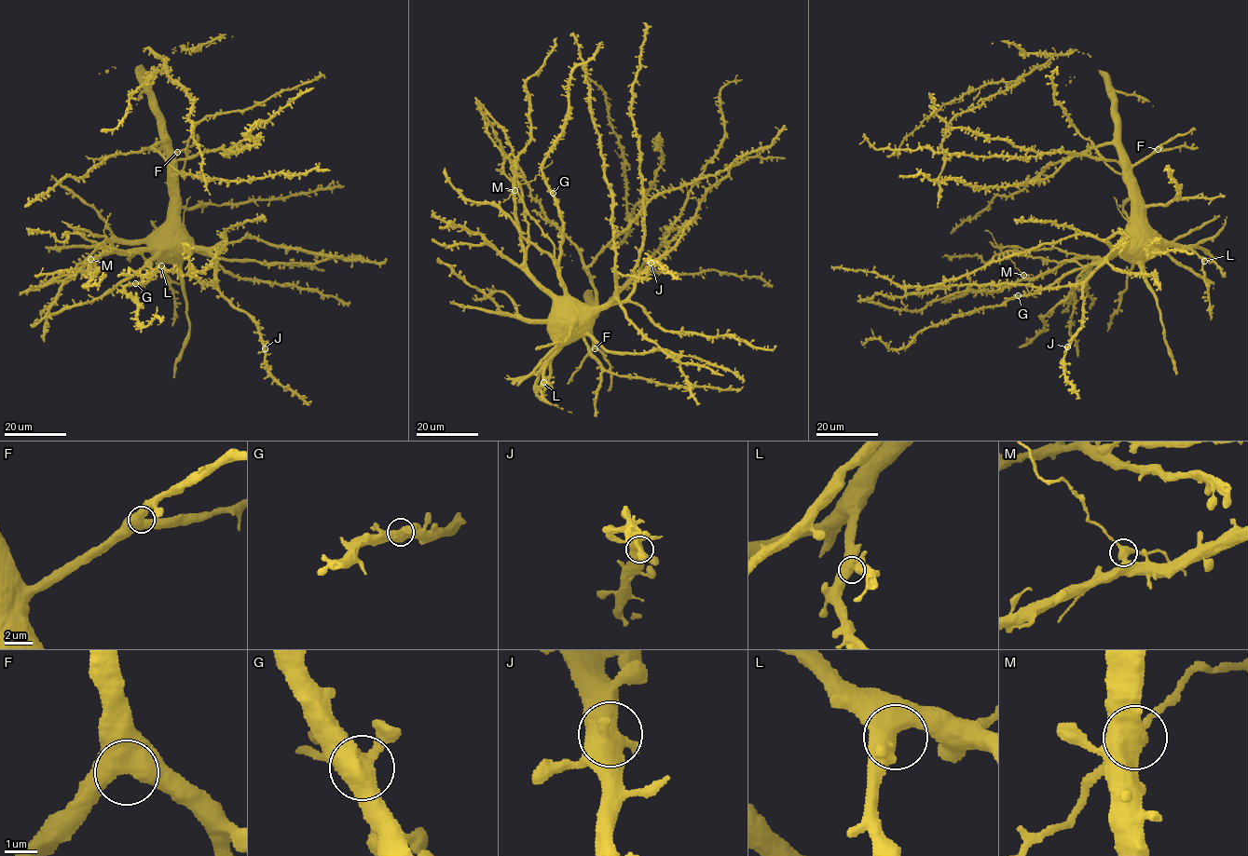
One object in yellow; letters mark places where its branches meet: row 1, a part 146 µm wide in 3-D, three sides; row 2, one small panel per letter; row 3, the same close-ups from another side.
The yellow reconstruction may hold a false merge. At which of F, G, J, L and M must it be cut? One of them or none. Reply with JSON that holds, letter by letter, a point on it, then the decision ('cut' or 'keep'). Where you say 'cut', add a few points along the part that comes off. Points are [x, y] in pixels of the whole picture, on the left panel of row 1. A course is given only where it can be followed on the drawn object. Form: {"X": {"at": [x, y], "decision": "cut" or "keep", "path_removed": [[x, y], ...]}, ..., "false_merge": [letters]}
{"F": {"at": [177, 152], "decision": "keep"}, "G": {"at": [135, 283], "decision": "keep"}, "J": {"at": [265, 348], "decision": "keep"}, "L": {"at": [161, 265], "decision": "keep"}, "M": {"at": [90, 259], "decision": "cut", "path_removed": [[89, 260], [93, 251], [103, 242], [109, 213]]}, "false_merge": ["M"]}

